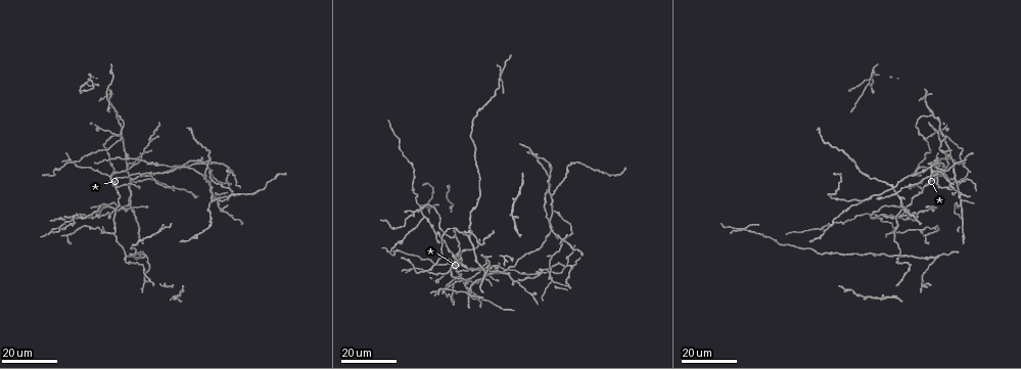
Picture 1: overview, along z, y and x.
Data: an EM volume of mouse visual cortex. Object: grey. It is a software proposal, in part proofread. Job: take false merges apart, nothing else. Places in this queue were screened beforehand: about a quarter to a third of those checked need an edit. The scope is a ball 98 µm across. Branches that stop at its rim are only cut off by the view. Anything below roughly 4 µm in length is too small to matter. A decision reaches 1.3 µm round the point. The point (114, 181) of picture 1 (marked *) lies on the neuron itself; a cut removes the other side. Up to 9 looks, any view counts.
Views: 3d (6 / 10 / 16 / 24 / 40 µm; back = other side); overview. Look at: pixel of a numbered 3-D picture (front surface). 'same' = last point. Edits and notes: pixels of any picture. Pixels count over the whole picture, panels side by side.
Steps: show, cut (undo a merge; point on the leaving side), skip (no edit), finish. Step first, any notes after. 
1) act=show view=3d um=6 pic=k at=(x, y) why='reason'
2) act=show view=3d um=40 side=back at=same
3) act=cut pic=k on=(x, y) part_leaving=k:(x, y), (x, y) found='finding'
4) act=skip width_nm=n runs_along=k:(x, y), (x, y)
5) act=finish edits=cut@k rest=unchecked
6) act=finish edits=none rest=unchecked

act=show view=3d um=16 pic=1 at=(862, 202) why='three arms meet'

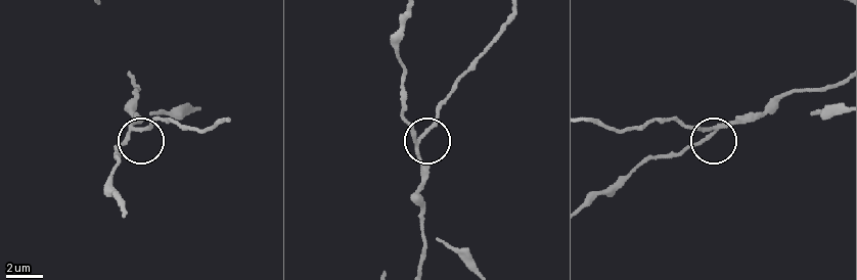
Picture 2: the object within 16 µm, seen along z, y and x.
act=show view=3d um=10 pic=2 at=(708, 130)

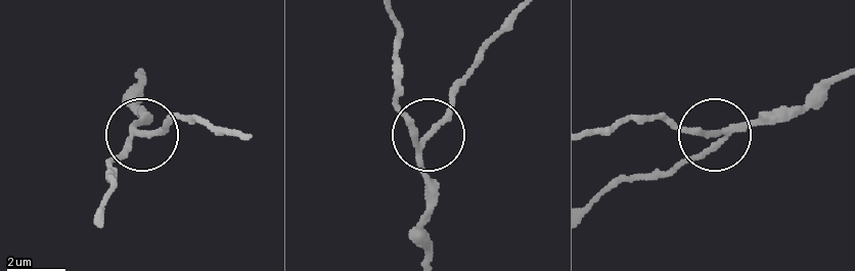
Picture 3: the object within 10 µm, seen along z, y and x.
act=skip side_arm_um=34 runs_along=3:(430, 258), (425, 136), (396, 92) found='all the same neuron'

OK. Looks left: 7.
act=show view=3d um=16 pic=1 at=(549, 277) why='four or more arms meet'

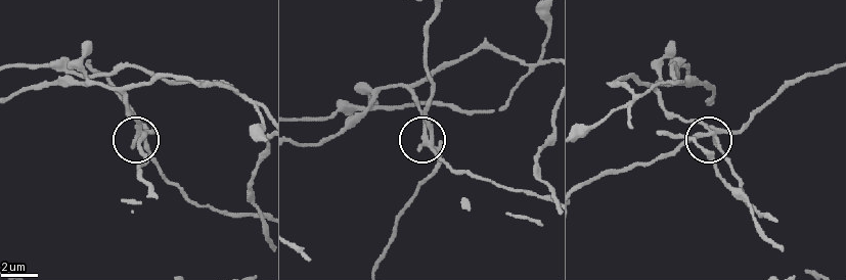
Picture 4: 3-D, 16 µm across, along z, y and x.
act=show view=3d um=6 pic=4 at=(429, 135)

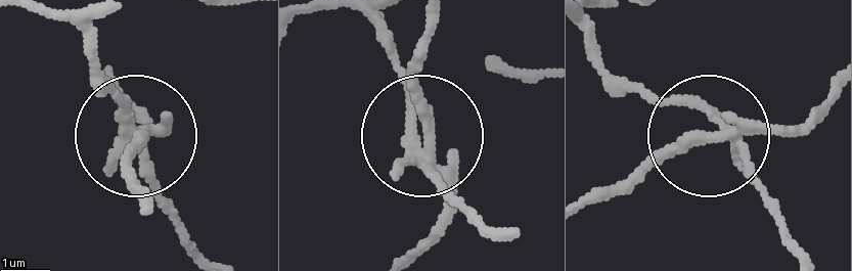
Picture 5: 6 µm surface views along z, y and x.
act=cut pic=5 on=(432, 228) part_leaving=5:(435, 148), (414, 79), (422, 17) found='two neurons meet here'

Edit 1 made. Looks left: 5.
act=show view=overview

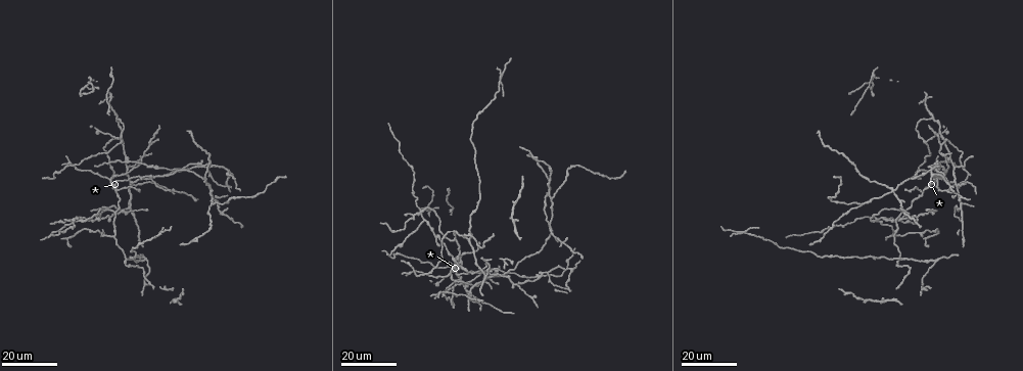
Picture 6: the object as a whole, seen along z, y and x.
act=show view=3d um=24 pic=6 at=(485, 277) why='three arms meet'

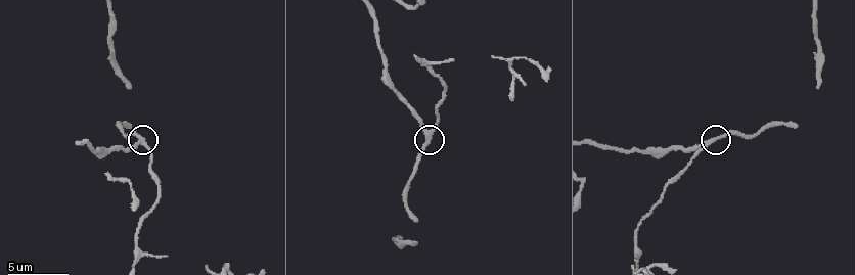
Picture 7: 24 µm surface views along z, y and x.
act=show view=3d um=6 pic=7 at=(710, 140)

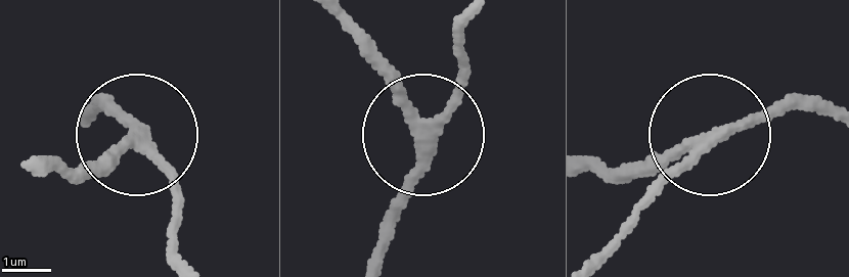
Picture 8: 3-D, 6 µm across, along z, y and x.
act=skip arms=3 runs_along=8:(328, 8), (427, 142), (418, 179), (382, 224) found='one neuron here'

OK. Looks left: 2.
act=show view=3d um=16 pic=6 at=(565, 267) why='three arms meet'

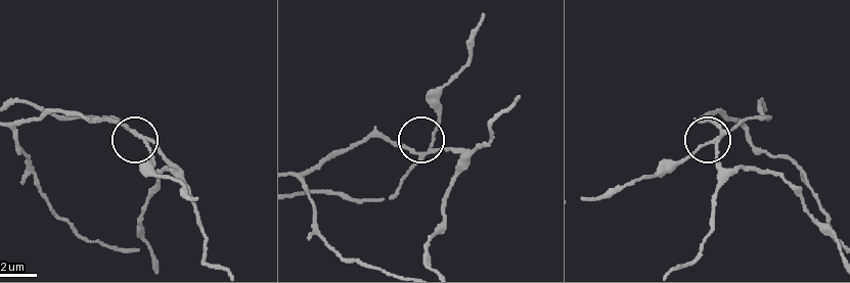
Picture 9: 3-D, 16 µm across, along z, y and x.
act=show view=3d um=6 pic=9 at=(713, 140) why='zoom in'

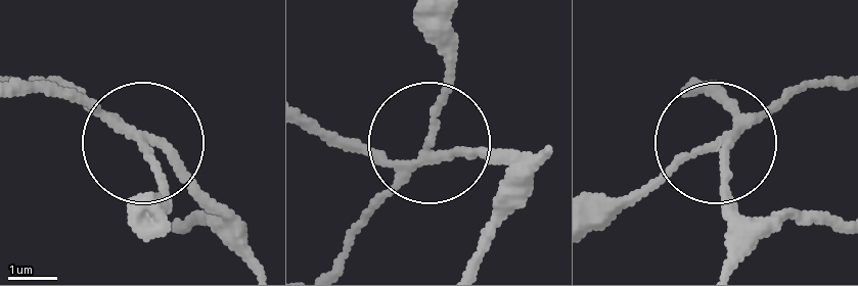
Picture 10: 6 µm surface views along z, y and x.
act=cut pic=10 on=(353, 231) arms=3 found='two neurons meet here'

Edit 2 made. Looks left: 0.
act=finish edits=cut@5,cut@10 rest=unchecked

